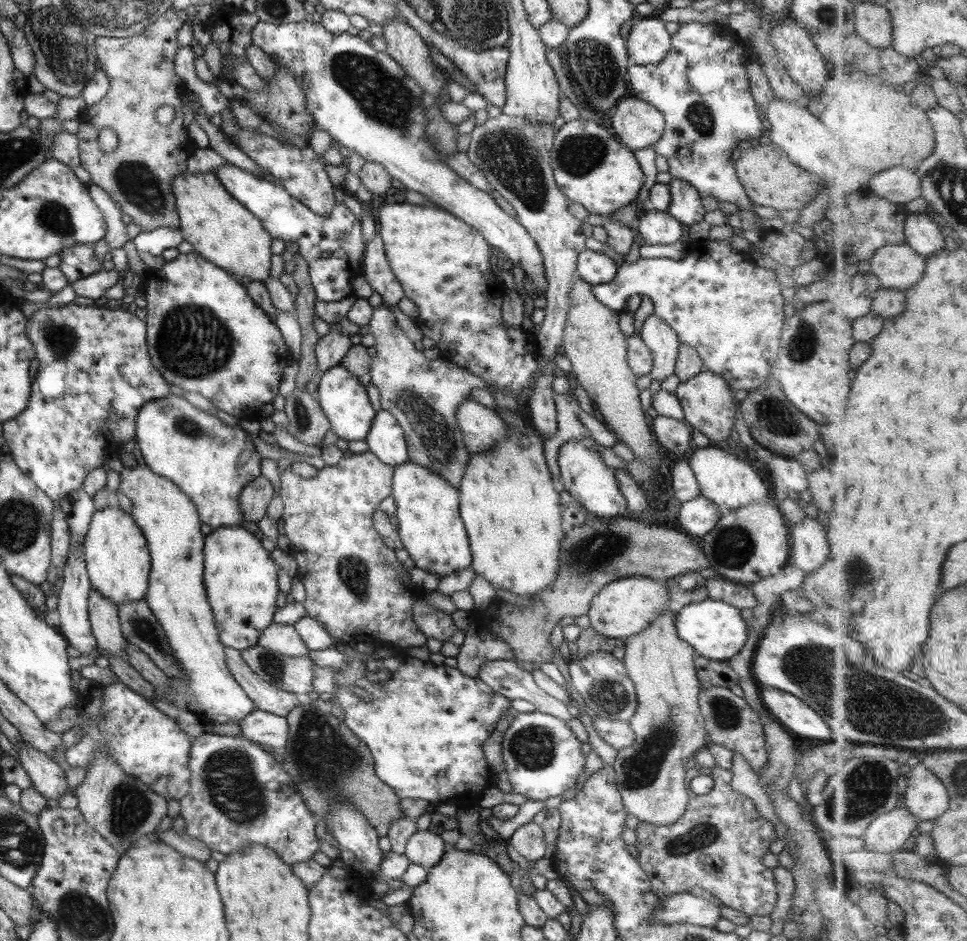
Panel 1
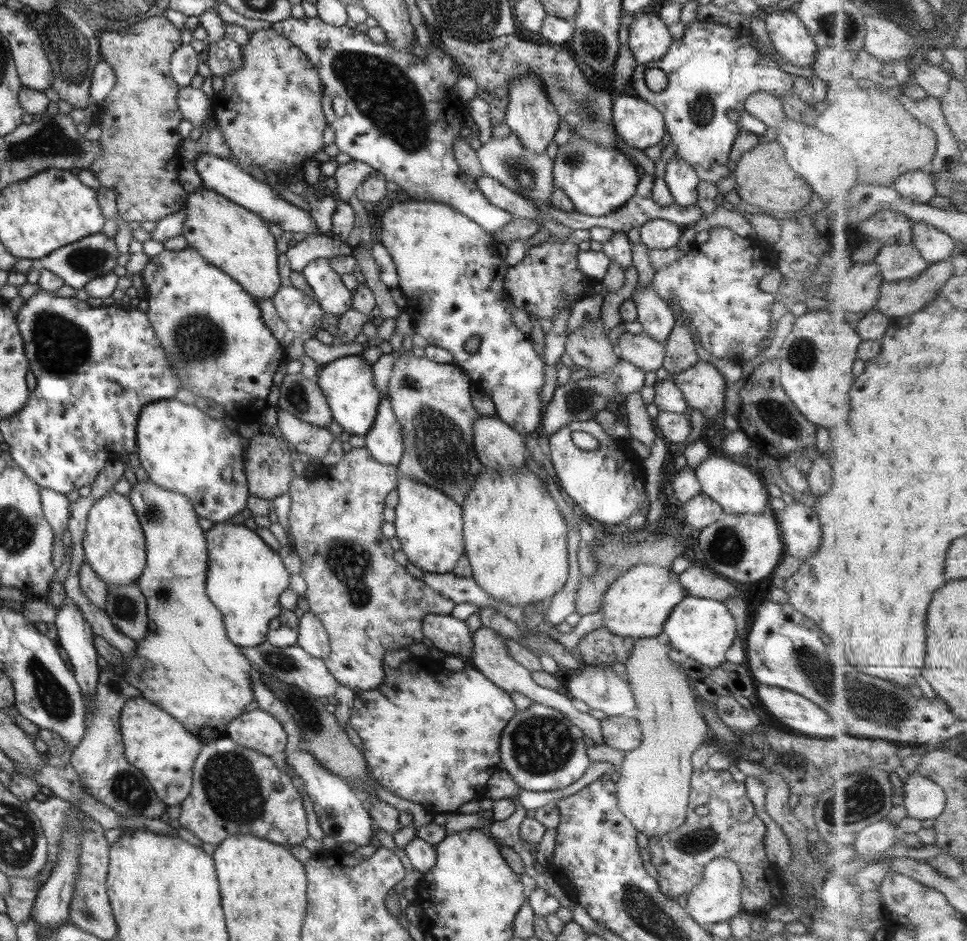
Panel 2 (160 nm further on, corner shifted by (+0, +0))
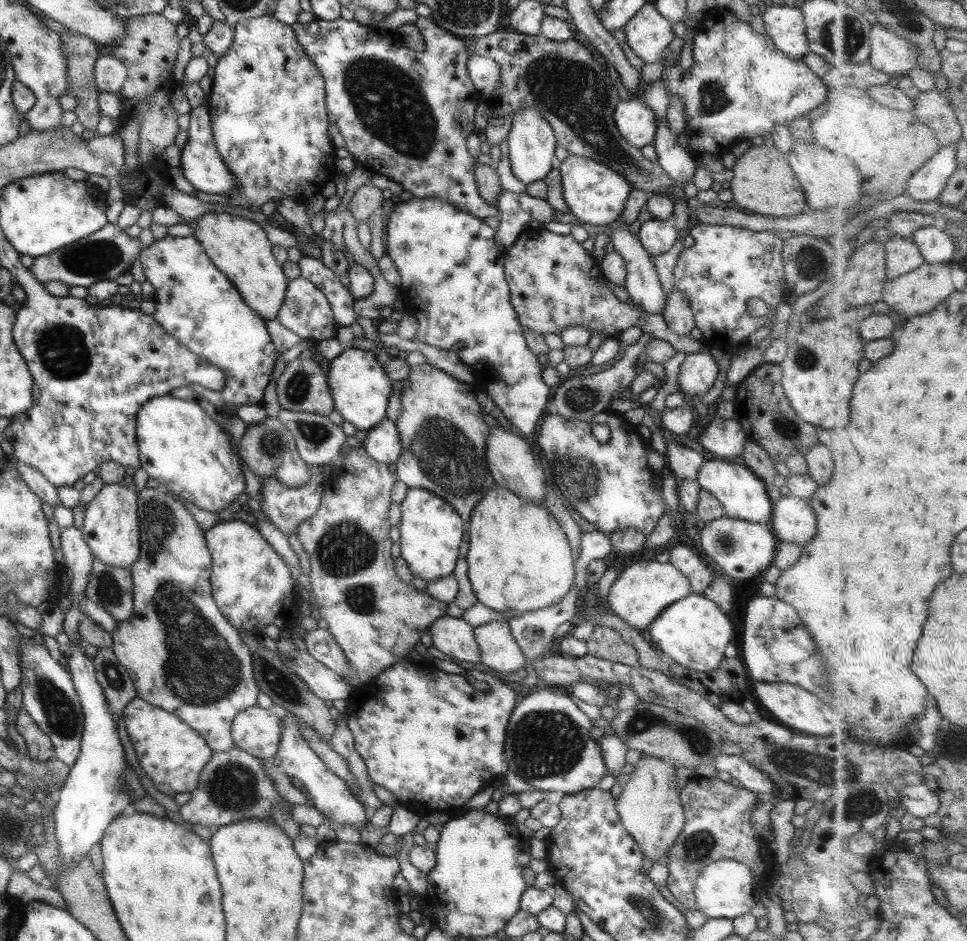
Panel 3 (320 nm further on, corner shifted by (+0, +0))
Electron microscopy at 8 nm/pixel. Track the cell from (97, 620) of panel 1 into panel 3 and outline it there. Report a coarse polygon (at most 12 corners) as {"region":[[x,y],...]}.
{"region":[[74,525],[59,534],[71,594],[84,594],[92,556]]}

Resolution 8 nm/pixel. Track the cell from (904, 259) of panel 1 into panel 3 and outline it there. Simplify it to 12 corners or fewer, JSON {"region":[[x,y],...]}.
{"region":[[893,235],[886,273],[900,277],[926,263],[913,238]]}

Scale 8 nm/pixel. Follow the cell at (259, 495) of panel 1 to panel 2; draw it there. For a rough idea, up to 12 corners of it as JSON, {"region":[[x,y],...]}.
{"region":[[275,431],[247,439],[251,496],[273,499],[295,476],[291,447]]}

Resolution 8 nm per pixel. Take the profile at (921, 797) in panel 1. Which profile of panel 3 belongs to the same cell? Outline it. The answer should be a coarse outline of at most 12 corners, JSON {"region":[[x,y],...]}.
{"region":[[925,783],[901,789],[906,810],[919,818],[937,814],[939,796]]}

